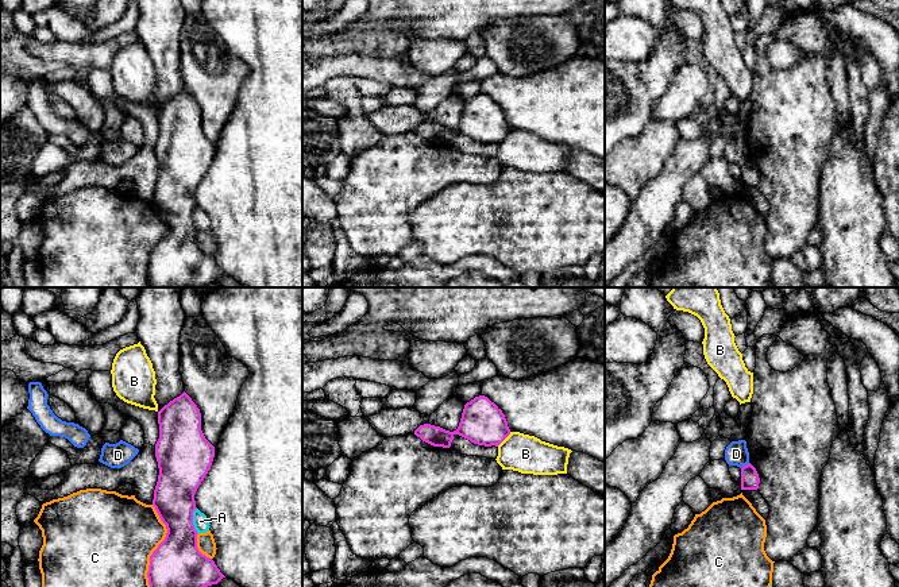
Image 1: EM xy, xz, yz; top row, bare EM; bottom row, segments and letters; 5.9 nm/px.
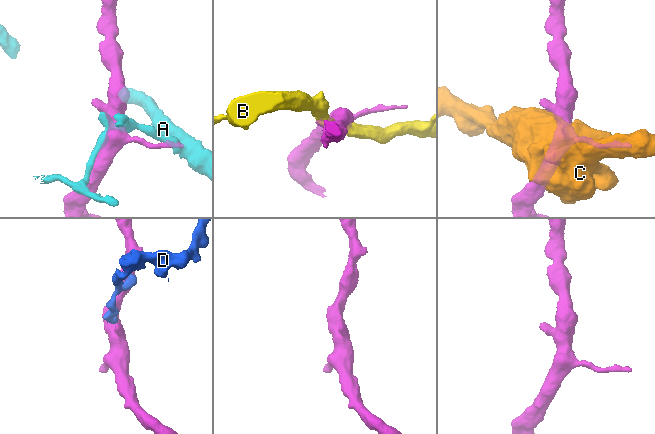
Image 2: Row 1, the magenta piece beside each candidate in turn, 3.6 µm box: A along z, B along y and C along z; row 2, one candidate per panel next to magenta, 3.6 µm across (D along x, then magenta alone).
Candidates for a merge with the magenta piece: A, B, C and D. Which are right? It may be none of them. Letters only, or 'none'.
none

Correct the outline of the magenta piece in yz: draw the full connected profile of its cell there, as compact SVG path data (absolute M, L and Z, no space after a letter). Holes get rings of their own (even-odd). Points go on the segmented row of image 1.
M749 463L741 468L741 490L757 490L760 483L756 468Z

